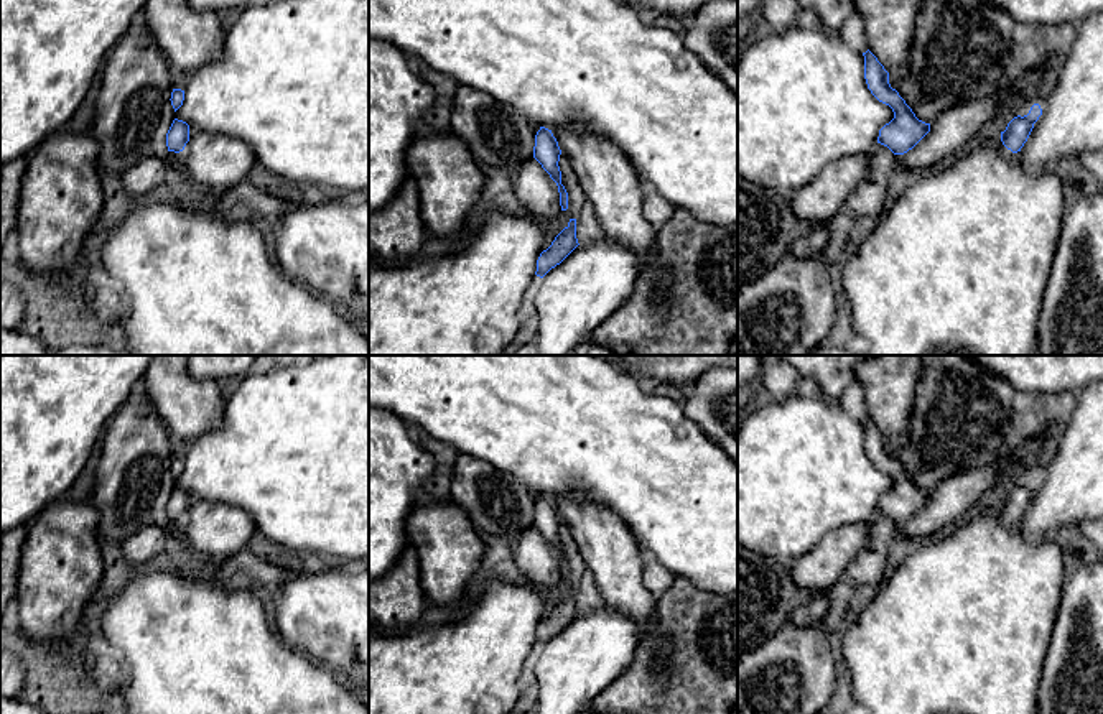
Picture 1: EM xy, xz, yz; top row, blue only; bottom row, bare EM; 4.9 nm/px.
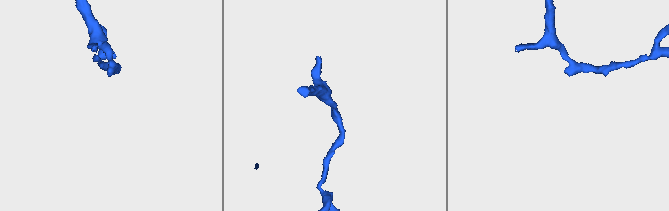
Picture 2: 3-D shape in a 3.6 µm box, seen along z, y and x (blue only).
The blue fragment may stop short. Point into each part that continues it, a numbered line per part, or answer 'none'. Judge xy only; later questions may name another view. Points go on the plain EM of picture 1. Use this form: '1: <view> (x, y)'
none

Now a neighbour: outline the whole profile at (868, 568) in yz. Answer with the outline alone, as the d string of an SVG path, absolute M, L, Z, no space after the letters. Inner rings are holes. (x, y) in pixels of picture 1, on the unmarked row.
M876 512L869 522L869 538L866 546L849 563L846 577L858 586L879 587L886 581L886 559L889 554L889 541L894 535L894 522Z

